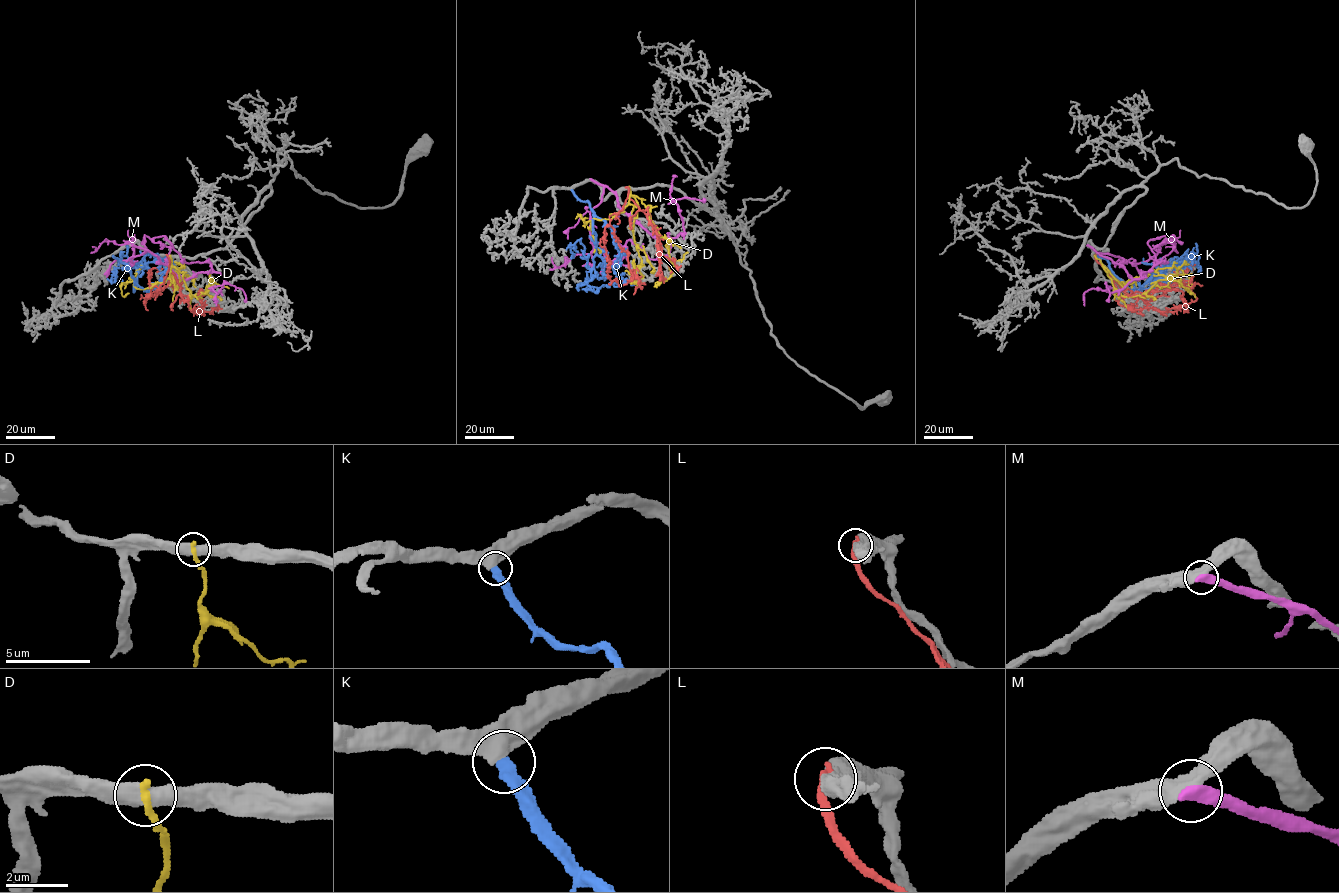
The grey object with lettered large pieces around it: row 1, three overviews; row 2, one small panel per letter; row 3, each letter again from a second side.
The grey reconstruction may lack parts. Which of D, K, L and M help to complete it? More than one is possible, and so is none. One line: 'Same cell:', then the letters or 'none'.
Same cell: K

